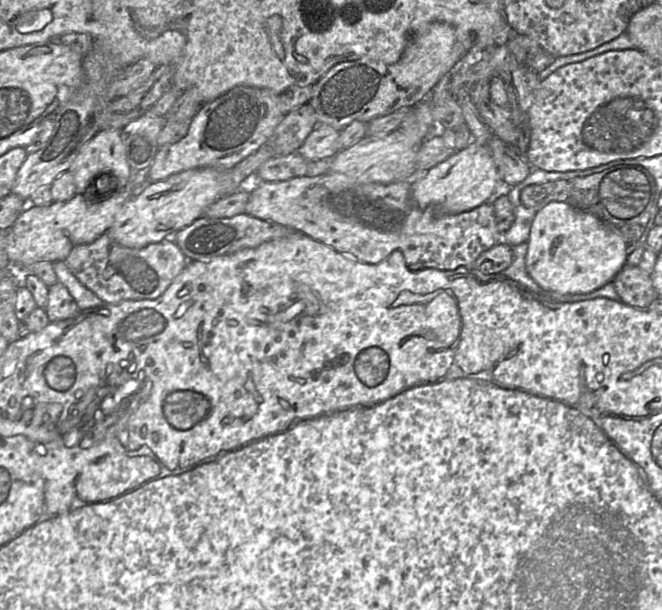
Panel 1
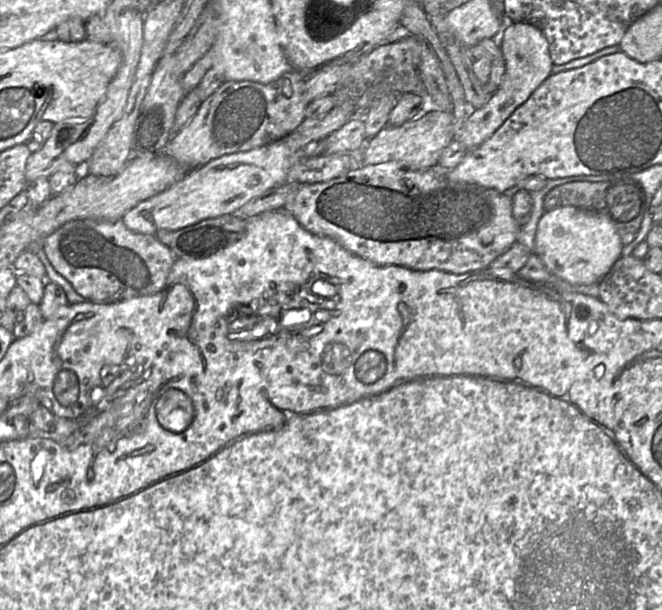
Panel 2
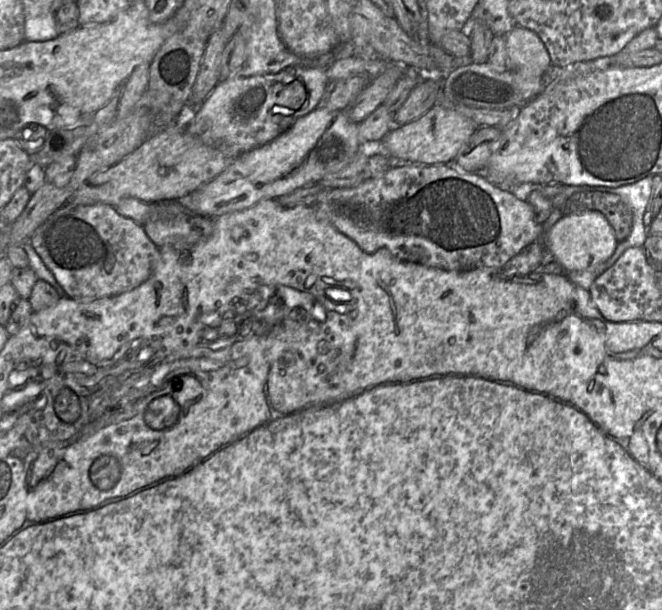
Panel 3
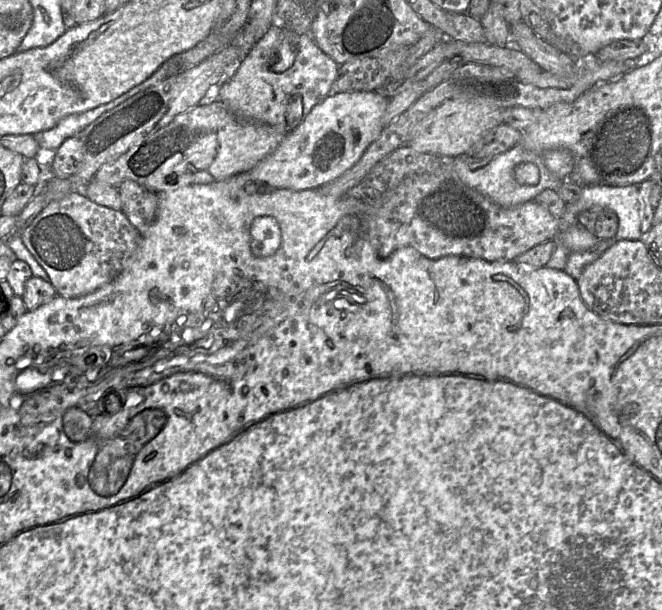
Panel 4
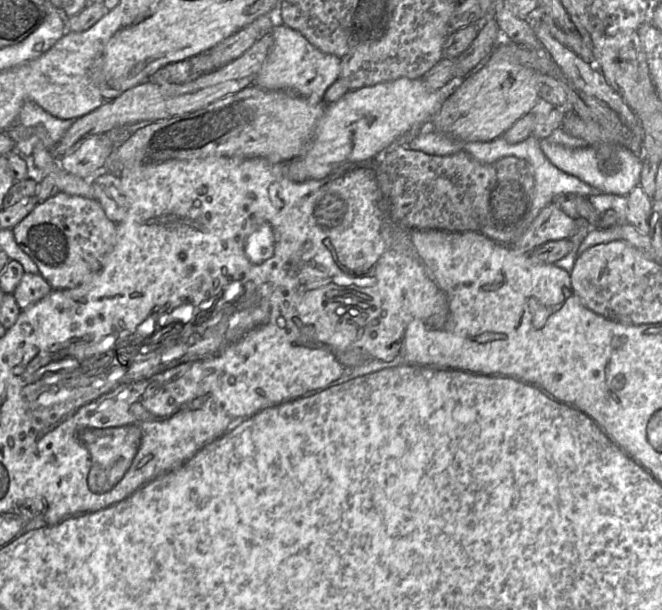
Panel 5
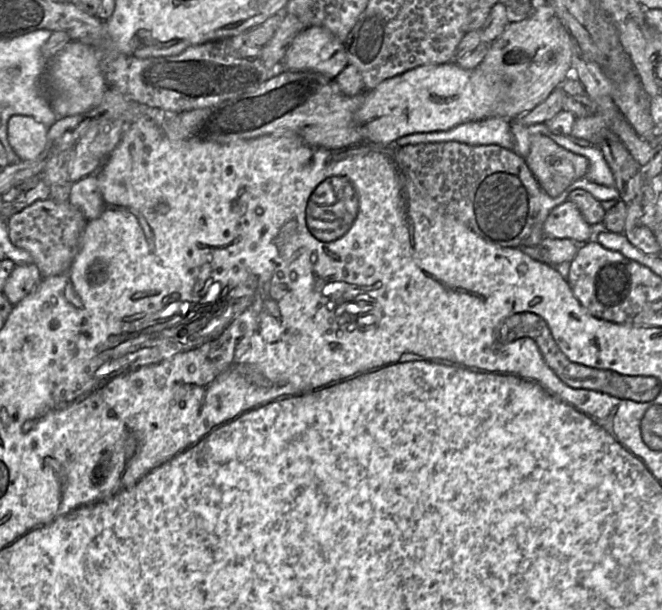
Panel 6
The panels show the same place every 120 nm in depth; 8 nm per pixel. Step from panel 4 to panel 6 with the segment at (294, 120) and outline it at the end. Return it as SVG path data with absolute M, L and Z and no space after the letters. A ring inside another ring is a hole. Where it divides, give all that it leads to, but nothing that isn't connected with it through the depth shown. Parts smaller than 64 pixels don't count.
M321 26L297 34L281 61L285 71L312 71L328 79L335 79L348 65L345 42Z

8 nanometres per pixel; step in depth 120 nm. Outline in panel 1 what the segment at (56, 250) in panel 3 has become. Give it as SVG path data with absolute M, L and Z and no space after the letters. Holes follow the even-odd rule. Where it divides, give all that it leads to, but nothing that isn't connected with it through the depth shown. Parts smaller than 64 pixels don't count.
M107 233L89 244L74 247L64 260L71 273L104 303L156 299L171 285L189 261L171 239L142 248L128 248L113 241Z

